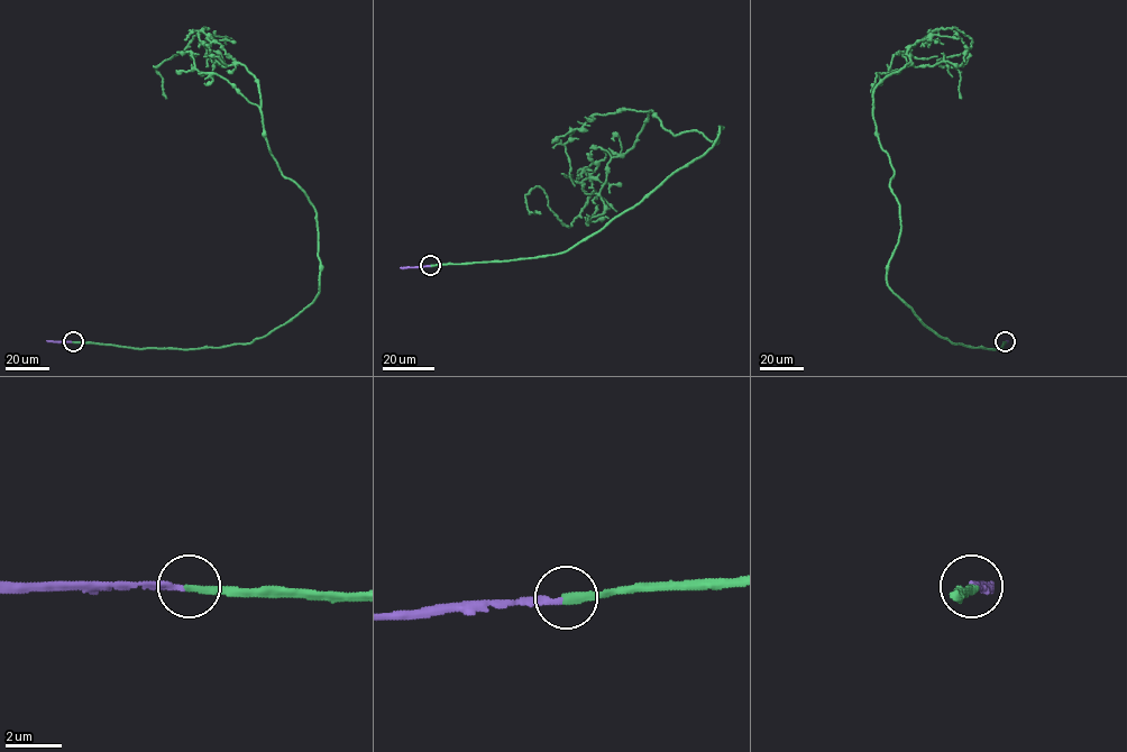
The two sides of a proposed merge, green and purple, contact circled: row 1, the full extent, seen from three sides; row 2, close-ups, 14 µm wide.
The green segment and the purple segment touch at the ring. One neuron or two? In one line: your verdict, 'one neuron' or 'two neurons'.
one neuron

